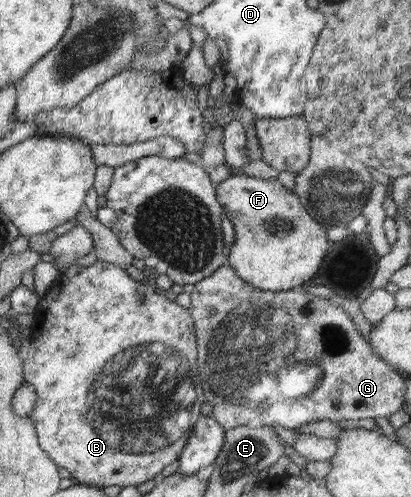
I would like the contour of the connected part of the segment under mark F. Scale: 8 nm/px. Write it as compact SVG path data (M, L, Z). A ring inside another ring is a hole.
M232 173L229 178L216 185L215 194L223 206L225 216L233 223L235 231L235 243L231 244L227 263L249 285L263 291L289 291L295 285L309 281L311 273L319 271L325 255L329 253L333 244L327 238L328 227L318 223L305 211L299 196L290 188L287 179L264 180L244 173Z

